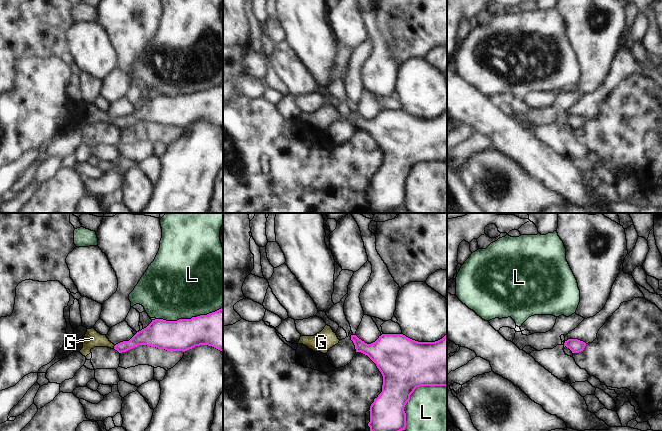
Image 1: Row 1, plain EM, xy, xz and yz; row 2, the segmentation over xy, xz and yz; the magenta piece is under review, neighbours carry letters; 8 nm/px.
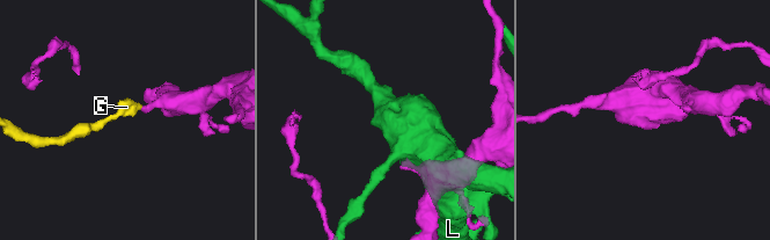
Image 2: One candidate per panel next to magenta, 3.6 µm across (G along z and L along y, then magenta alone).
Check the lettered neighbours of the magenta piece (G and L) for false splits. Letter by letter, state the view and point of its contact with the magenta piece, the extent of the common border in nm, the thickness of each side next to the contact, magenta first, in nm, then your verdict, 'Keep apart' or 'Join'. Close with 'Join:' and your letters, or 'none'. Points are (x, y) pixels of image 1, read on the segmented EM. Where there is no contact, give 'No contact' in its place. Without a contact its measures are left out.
G: Touches magenta at xy (114, 346). Shared border 30 nm. Thickness 120 nm (magenta) against 130 nm. Join
L: Touches magenta at xz (411, 393). Shared border 500 nm. Thickness 420 nm (magenta) against 360 nm. Keep apart
Join: G.

